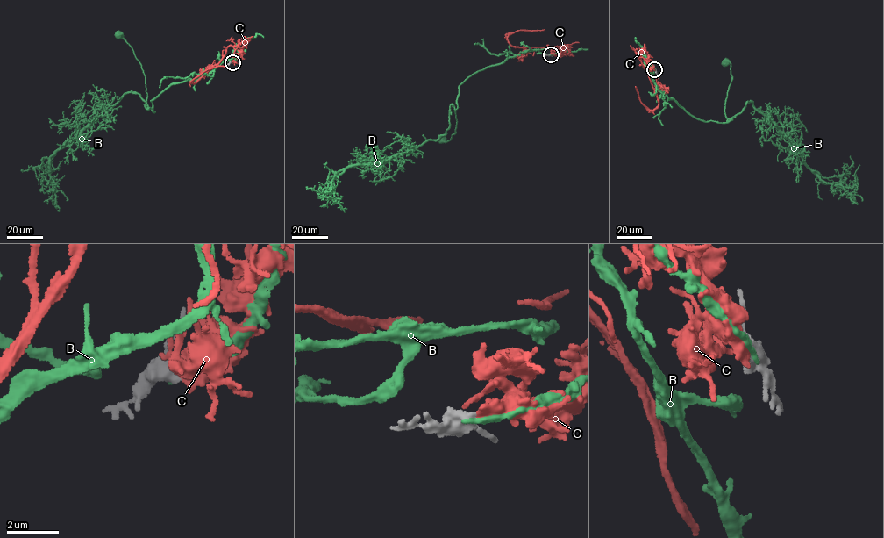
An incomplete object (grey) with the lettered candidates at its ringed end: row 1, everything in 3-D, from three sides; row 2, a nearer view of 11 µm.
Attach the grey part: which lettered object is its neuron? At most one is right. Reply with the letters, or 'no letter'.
C

